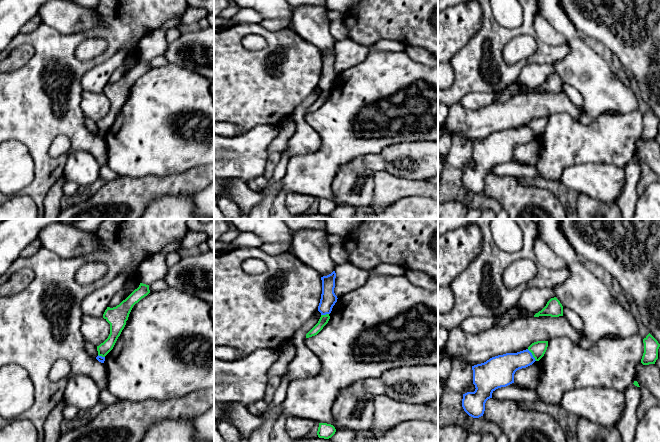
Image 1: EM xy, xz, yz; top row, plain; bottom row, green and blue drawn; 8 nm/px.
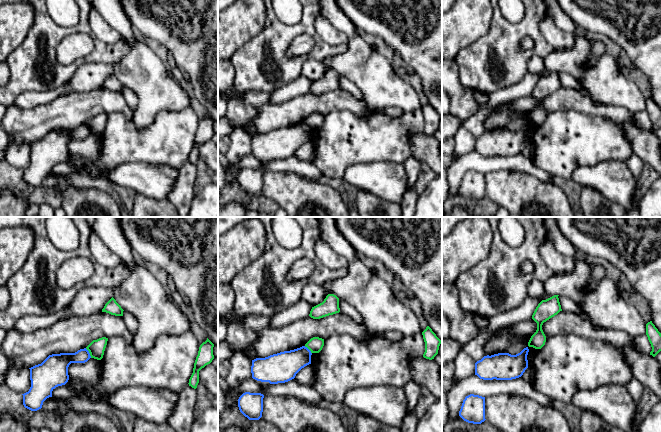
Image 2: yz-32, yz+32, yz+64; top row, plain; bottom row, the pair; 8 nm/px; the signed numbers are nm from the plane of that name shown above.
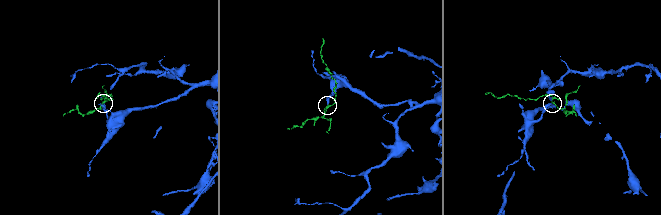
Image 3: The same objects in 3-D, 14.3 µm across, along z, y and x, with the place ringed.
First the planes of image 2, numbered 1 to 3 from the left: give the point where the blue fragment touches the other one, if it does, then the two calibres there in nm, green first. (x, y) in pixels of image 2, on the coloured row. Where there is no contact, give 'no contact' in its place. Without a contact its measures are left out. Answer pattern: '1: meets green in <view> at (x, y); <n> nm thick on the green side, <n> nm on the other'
1: meets green in yz-32 at (89, 352); 140 nm thick on the green side, 140 nm on the other
2: meets green in yz+32 at (308, 348); 120 nm thick on the green side, 240 nm on the other
3: no contact

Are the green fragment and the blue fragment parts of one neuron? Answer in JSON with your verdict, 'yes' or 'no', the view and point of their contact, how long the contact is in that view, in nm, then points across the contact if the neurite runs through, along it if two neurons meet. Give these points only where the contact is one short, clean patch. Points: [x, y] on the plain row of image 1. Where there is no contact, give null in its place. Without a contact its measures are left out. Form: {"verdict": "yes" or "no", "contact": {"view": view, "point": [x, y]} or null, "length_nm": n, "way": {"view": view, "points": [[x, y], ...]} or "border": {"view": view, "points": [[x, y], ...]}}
{"verdict": "no", "contact": {"view": "yz", "point": [532, 130]}, "length_nm": 120, "border": {"view": "yz", "points": [[527, 125], [536, 136]]}}

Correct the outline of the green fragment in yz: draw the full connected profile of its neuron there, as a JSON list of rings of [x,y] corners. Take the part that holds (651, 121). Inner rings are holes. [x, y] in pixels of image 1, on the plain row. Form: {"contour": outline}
{"contour": [[[650,109],[643,115],[643,119],[644,129],[641,139],[643,141],[655,140],[658,135],[658,125],[660,120]]]}

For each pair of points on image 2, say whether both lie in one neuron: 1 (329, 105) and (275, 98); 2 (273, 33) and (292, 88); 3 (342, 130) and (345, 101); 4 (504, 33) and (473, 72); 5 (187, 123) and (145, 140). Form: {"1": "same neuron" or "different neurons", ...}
{"1": "different neurons", "2": "different neurons", "3": "different neurons", "4": "same neuron", "5": "same neuron"}

